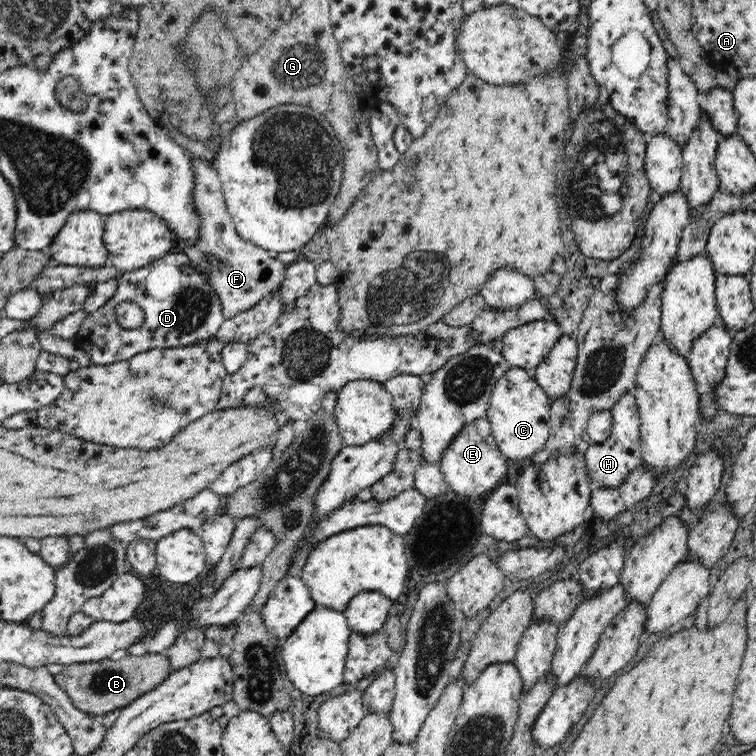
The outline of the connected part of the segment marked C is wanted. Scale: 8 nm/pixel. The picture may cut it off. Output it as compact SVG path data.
M512 366L505 372L491 392L486 417L490 423L493 437L496 439L497 447L500 449L500 453L506 457L506 460L512 460L512 462L522 462L524 460L528 463L531 456L543 450L549 439L550 409L551 400L546 395L546 391L537 384L533 373Z

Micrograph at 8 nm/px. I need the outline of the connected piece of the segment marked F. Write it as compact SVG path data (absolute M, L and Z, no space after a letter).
M198 158L192 159L192 166L195 172L195 207L201 218L200 238L198 238L196 244L187 246L185 254L188 256L188 259L192 260L192 265L198 271L204 273L204 275L208 274L210 285L216 291L220 303L222 303L224 317L230 319L240 312L254 308L256 304L262 302L263 298L276 293L280 294L287 266L274 258L273 254L248 243L240 237L231 214L227 211L218 171L212 165L204 160L200 161Z

